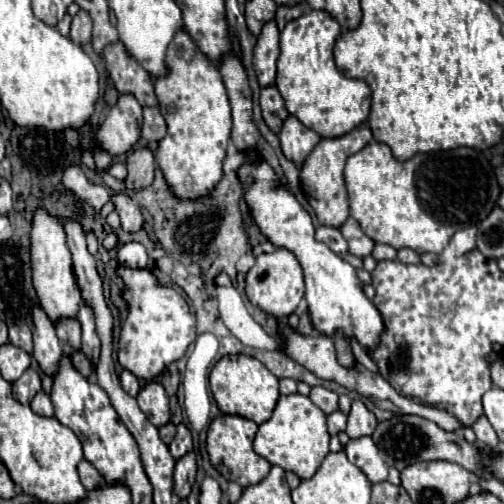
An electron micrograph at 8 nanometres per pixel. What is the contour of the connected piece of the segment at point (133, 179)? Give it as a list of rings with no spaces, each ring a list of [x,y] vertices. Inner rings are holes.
[[[136,149],[128,155],[128,177],[124,179],[128,191],[140,191],[148,187],[154,179],[154,155],[150,149]]]

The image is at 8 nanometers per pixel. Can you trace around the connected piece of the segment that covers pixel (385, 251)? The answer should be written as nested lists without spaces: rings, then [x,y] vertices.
[[[376,243],[374,249],[372,249],[372,257],[376,261],[382,261],[382,259],[396,259],[396,249],[390,247],[390,245],[384,245],[384,243]]]

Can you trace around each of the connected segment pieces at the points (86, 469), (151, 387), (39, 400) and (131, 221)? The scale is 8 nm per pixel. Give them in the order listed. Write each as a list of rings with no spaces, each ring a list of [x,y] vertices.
[[[82,461],[82,463],[78,465],[78,471],[80,471],[80,481],[82,481],[82,485],[84,485],[88,491],[94,491],[94,489],[98,489],[98,487],[102,485],[102,475],[94,469],[92,463]]]
[[[148,383],[140,389],[136,397],[142,413],[152,421],[152,425],[162,427],[170,421],[170,407],[168,407],[168,395],[160,383]]]
[[[44,391],[36,393],[36,397],[32,399],[30,407],[32,407],[32,411],[38,413],[38,415],[44,415],[44,417],[52,417],[52,415],[54,415],[54,411],[52,411],[52,403],[50,403],[50,397],[48,397]]]
[[[116,193],[116,195],[112,195],[112,203],[114,203],[114,209],[120,215],[124,231],[132,233],[132,231],[142,229],[144,219],[142,219],[140,205],[136,205],[136,201],[128,193]]]

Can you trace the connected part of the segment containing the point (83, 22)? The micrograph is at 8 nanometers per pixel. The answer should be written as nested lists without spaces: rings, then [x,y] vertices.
[[[78,11],[74,15],[72,25],[70,25],[70,39],[78,45],[90,43],[90,39],[92,39],[92,19],[88,17],[88,13]]]

